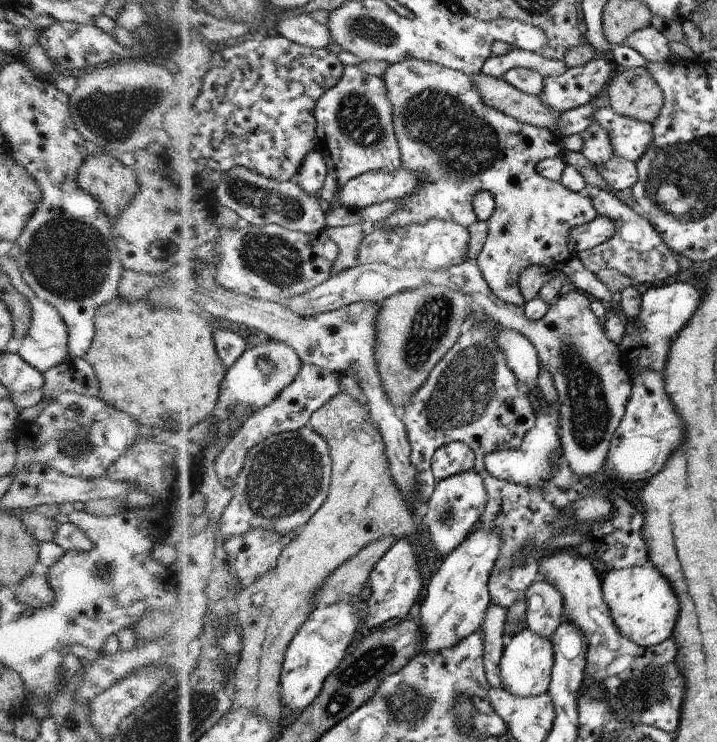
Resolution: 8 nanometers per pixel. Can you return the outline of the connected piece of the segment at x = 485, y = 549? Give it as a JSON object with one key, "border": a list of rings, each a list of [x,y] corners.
{"border":[[[478,524],[476,530],[451,555],[444,558],[438,572],[432,576],[428,584],[428,596],[419,612],[427,636],[422,653],[442,652],[455,647],[483,625],[487,609],[492,604],[491,573],[495,569],[502,548],[503,530],[500,527],[487,529]]]}

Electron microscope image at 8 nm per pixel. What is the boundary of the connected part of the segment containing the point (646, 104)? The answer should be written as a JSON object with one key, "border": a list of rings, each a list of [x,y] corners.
{"border":[[[645,65],[617,72],[609,83],[608,105],[613,112],[646,123],[654,123],[658,119],[664,96]]]}

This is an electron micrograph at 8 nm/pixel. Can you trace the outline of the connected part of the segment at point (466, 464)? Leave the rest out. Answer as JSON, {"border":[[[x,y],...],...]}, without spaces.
{"border":[[[461,441],[446,444],[431,459],[431,472],[437,482],[474,468],[475,453]]]}

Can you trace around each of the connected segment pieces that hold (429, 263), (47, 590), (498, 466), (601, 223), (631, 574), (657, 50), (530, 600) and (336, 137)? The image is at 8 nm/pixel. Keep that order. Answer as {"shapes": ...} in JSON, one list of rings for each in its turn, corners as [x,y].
{"shapes":[[[[431,219],[428,223],[415,223],[408,227],[376,225],[369,228],[360,250],[359,260],[363,264],[387,263],[402,270],[446,271],[468,260],[469,239],[467,228],[455,221]]],[[[30,574],[16,586],[14,594],[17,602],[40,612],[55,604],[55,593],[46,575]]],[[[544,400],[534,402],[536,408],[535,427],[527,432],[519,447],[500,450],[486,457],[486,468],[492,477],[508,480],[515,484],[527,485],[528,489],[544,489],[555,476],[557,461],[564,458],[562,441],[560,441],[560,408],[558,403]]],[[[598,214],[591,223],[576,228],[569,236],[569,247],[580,252],[595,248],[616,235],[618,228],[610,218]]],[[[648,560],[644,565],[624,569],[610,569],[604,576],[604,601],[610,605],[616,627],[629,640],[642,647],[664,643],[670,636],[680,615],[680,602],[672,584]]],[[[651,25],[634,32],[624,44],[636,50],[648,62],[664,63],[670,53],[668,40]]],[[[536,580],[525,593],[525,600],[528,606],[527,626],[534,629],[541,636],[550,637],[558,629],[563,618],[565,603],[562,594],[557,590],[553,583],[546,580]]],[[[360,65],[346,66],[343,80],[320,100],[315,112],[319,123],[318,150],[326,158],[329,167],[329,178],[320,199],[328,207],[338,205],[346,184],[361,175],[371,171],[400,171],[405,166],[399,134],[395,128],[395,107],[389,98],[384,77],[369,74]]]]}

